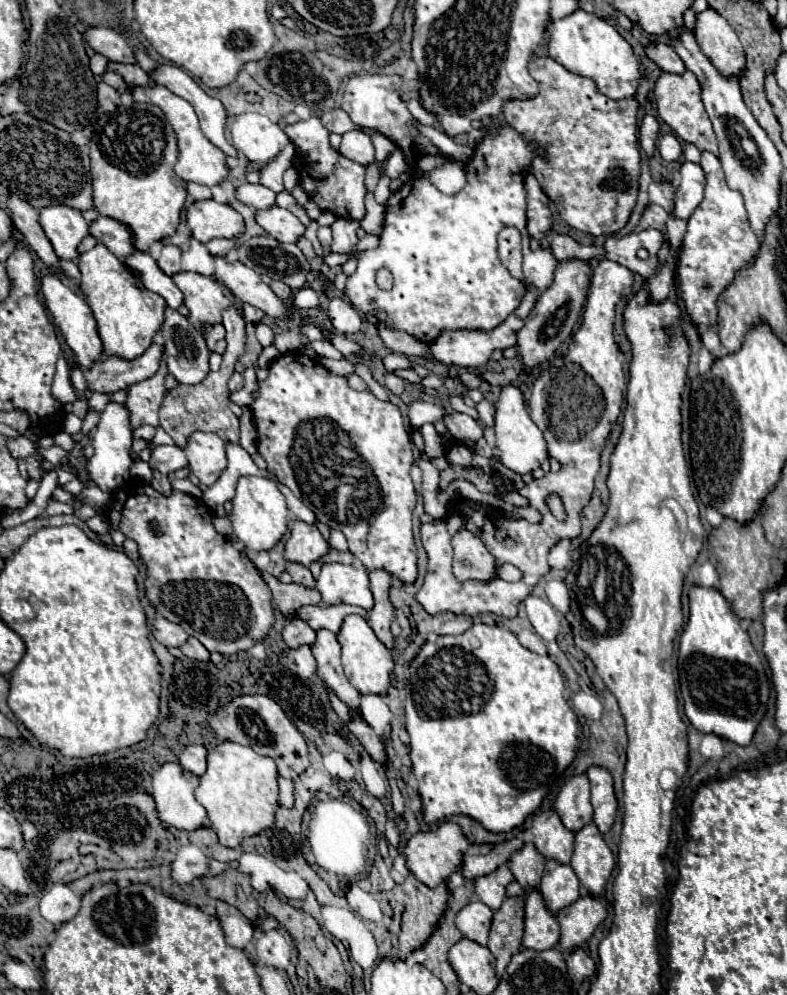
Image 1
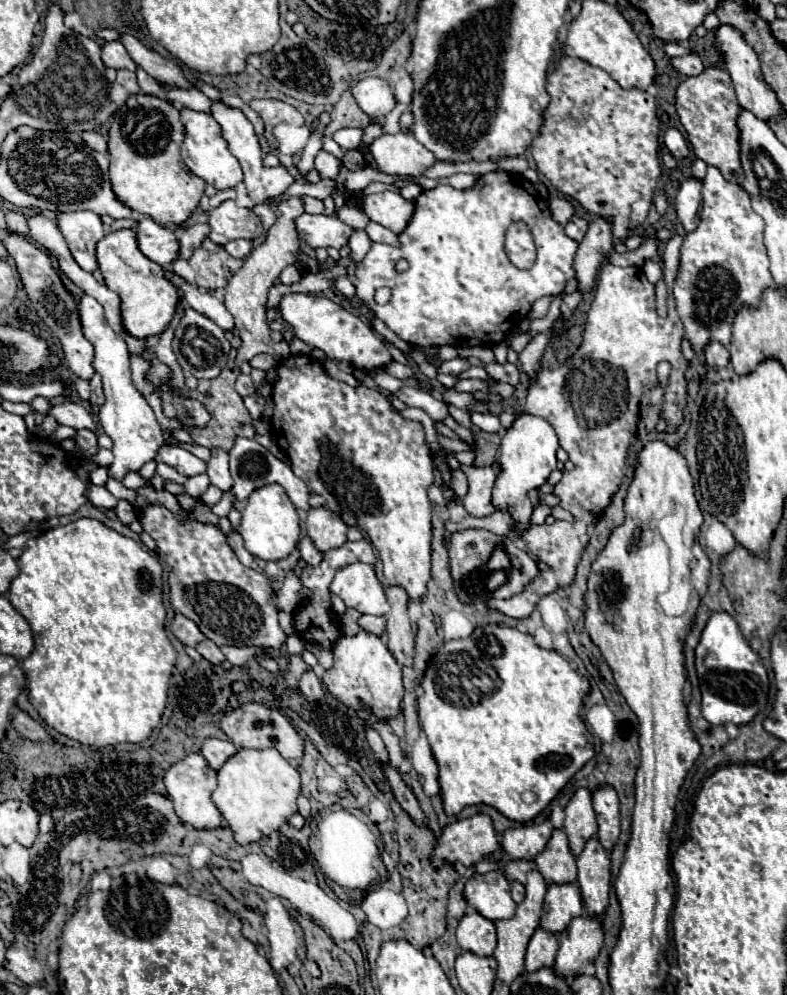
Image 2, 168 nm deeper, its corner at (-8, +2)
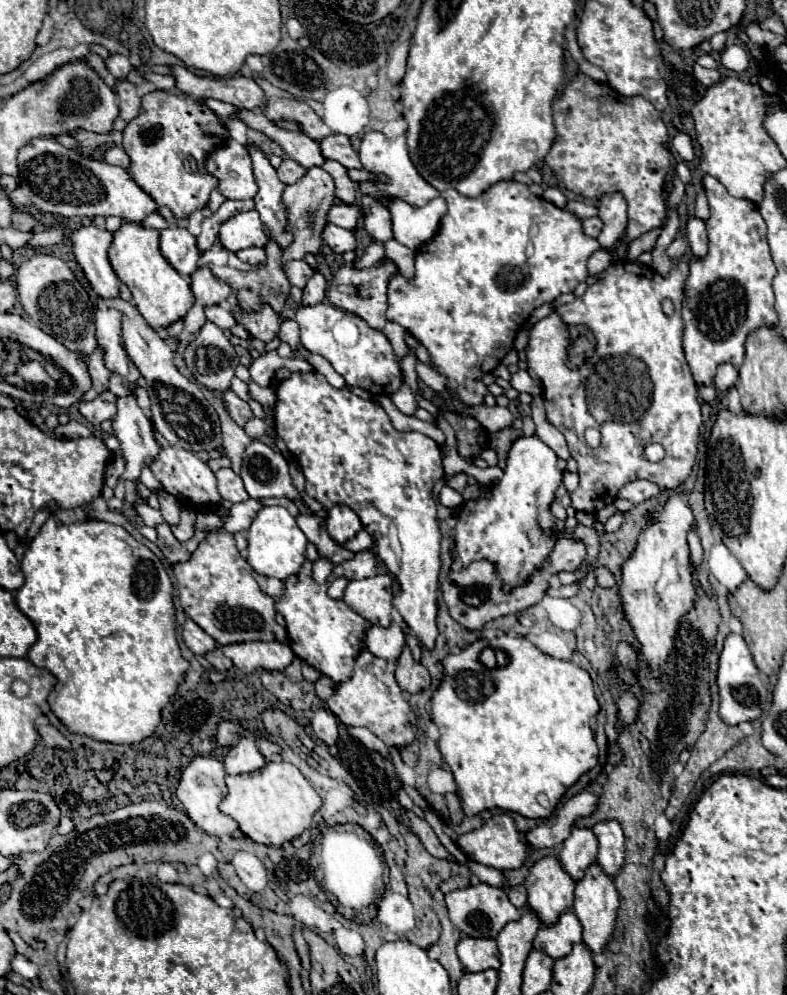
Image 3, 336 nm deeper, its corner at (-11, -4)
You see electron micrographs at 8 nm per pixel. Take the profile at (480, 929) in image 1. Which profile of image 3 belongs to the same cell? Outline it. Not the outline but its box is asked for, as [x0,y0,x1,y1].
[456,936,500,972]

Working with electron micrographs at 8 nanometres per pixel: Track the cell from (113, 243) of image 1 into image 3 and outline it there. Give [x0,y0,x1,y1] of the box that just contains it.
[160,226,200,276]

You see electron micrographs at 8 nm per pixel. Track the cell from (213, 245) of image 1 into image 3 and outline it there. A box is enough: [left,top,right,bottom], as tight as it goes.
[236,248,264,264]

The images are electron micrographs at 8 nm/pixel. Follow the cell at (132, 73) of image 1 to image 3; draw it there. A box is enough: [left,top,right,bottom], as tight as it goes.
[236,110,324,170]

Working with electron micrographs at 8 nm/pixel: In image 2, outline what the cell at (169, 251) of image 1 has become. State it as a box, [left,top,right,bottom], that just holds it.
[179,222,209,260]

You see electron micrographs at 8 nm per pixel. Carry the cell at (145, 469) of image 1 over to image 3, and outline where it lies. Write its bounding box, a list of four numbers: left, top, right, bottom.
[158,490,182,524]

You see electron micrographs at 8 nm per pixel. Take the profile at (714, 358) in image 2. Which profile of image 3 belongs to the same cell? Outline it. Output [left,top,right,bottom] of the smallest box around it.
[714,364,738,392]

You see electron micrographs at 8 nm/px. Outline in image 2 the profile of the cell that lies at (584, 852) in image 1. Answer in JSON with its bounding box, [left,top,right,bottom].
[577,838,611,918]

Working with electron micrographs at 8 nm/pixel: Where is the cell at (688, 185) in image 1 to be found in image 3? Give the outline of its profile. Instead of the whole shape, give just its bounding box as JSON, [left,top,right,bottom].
[684,216,708,256]

